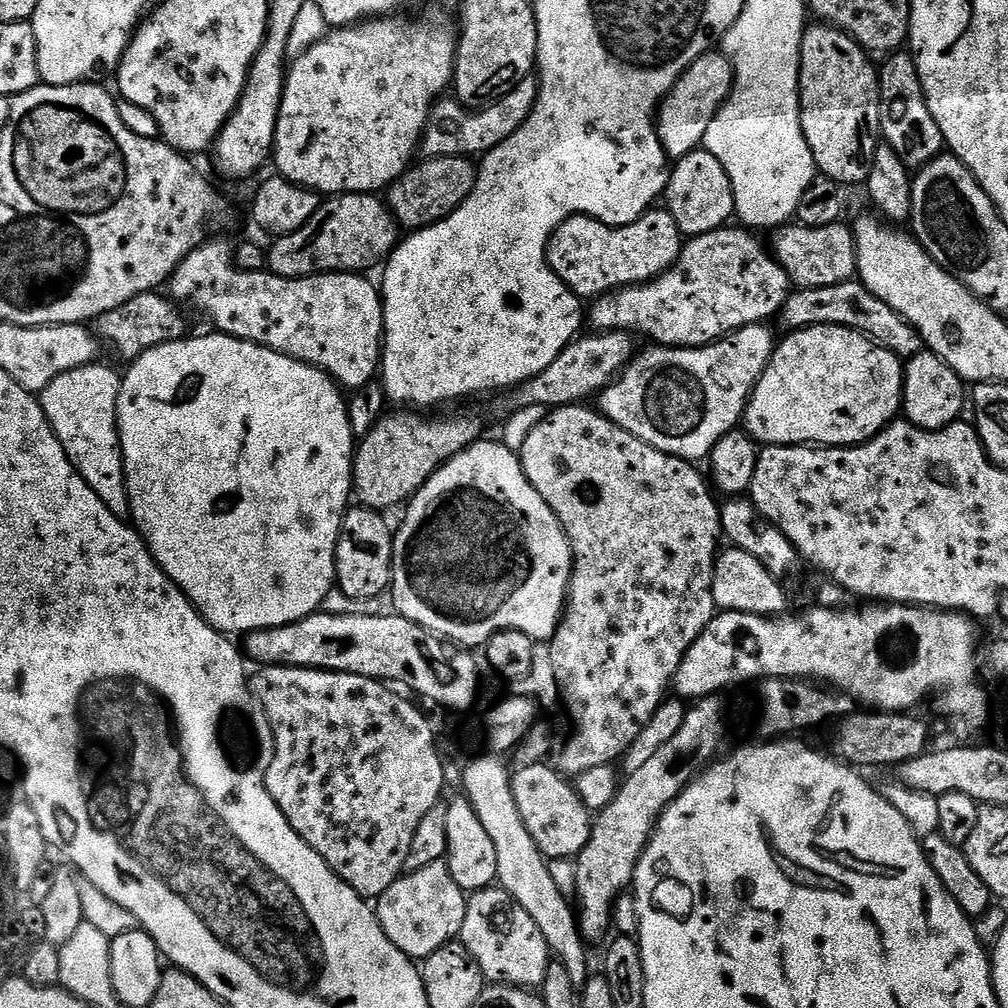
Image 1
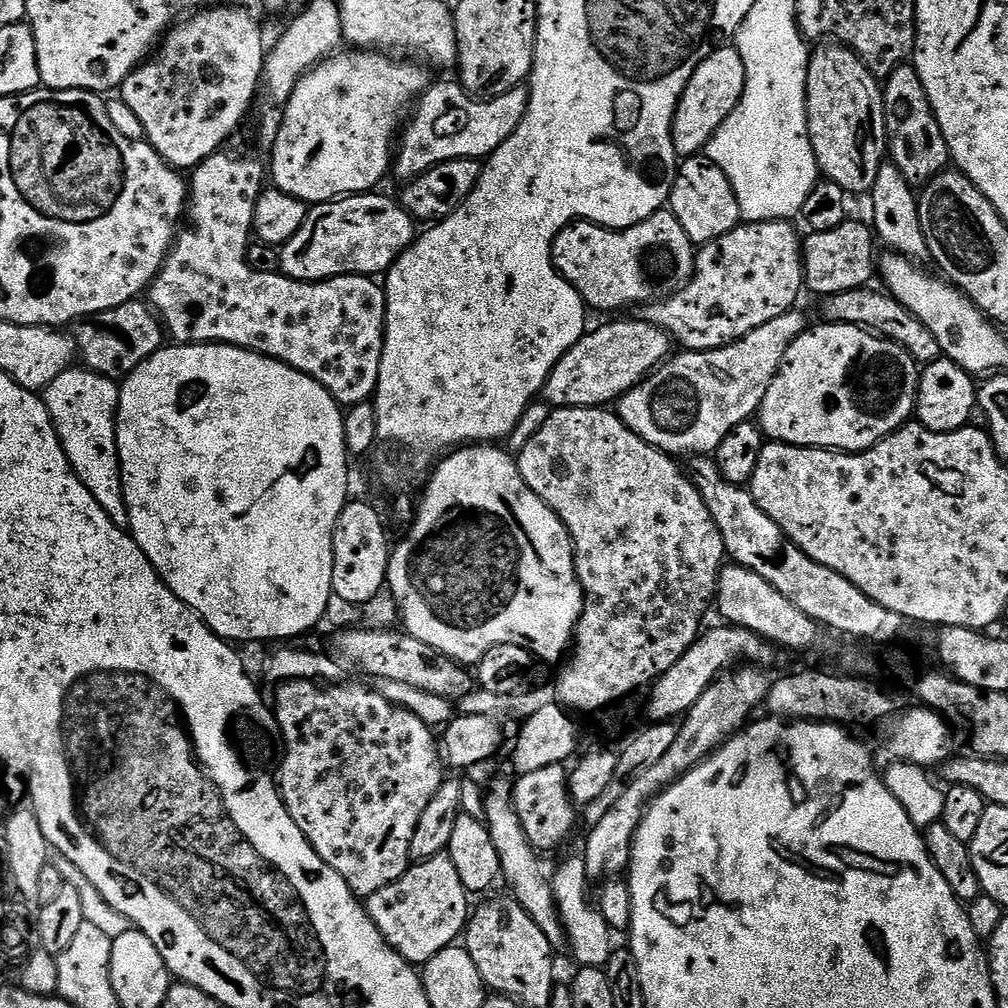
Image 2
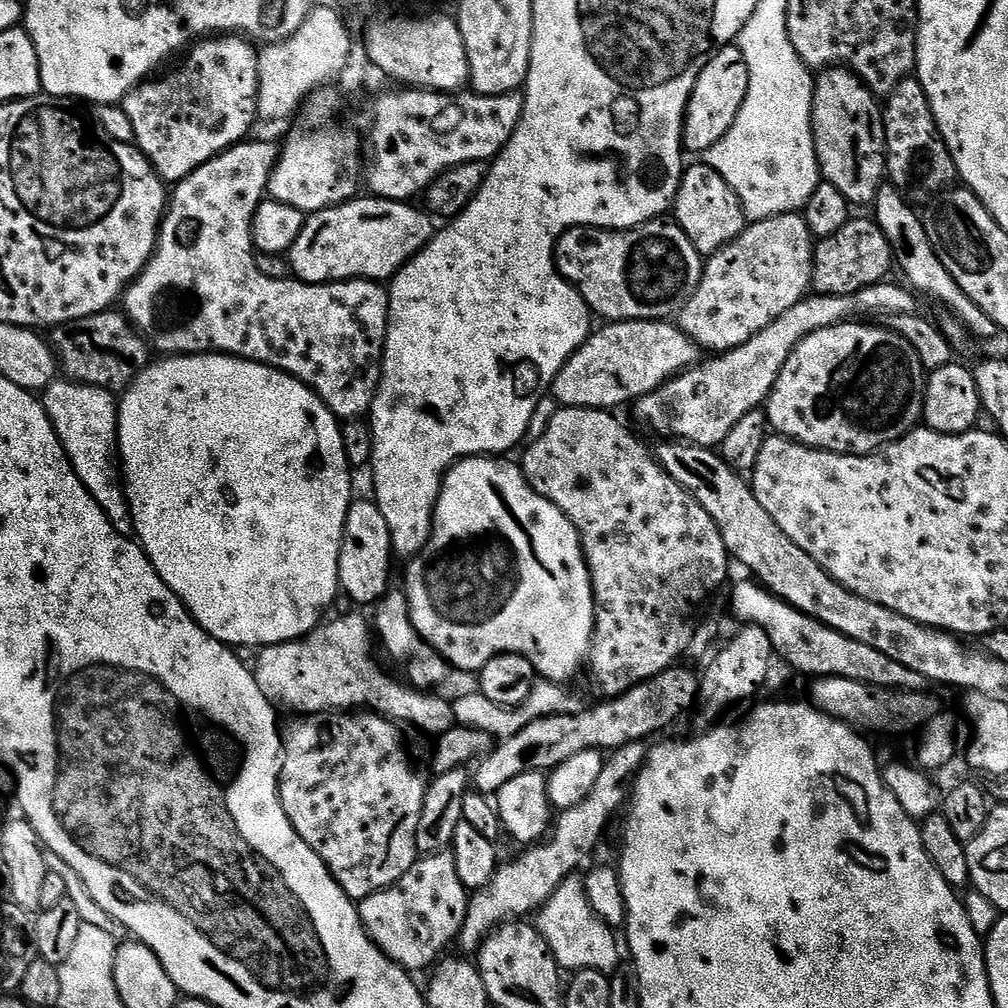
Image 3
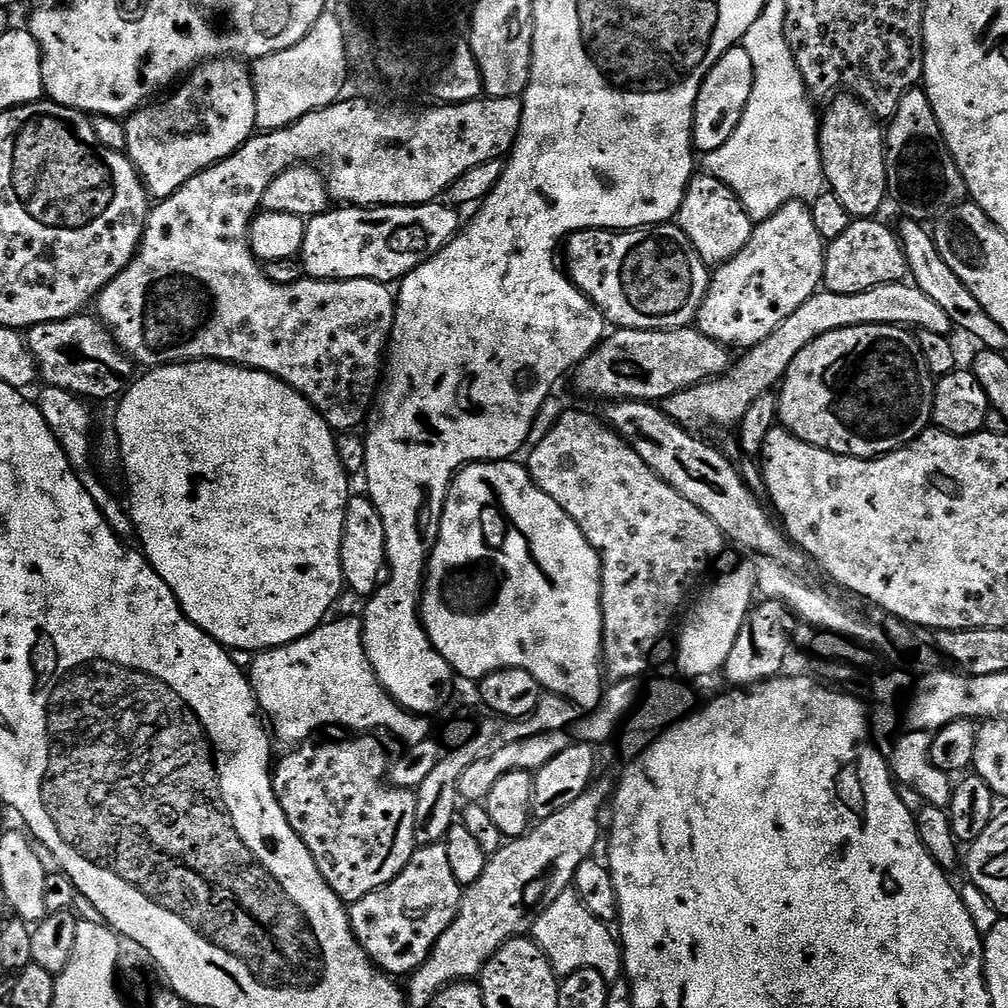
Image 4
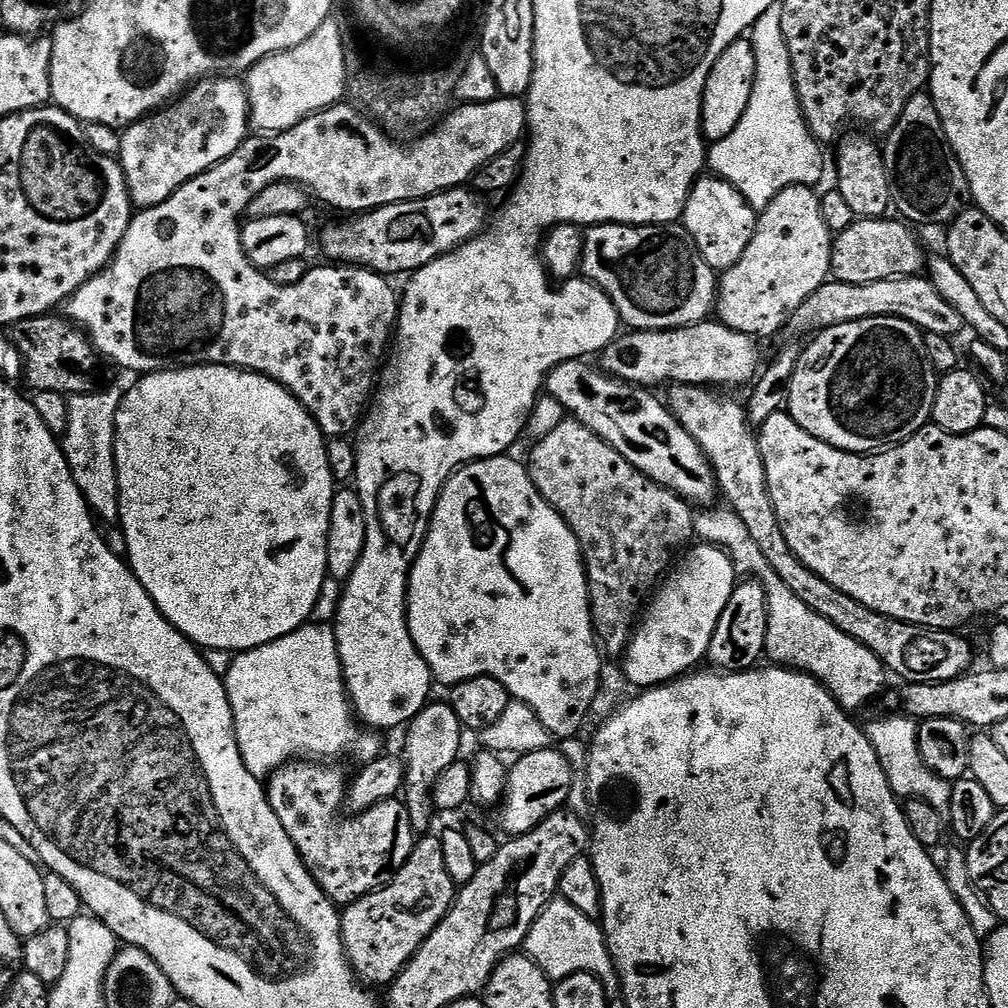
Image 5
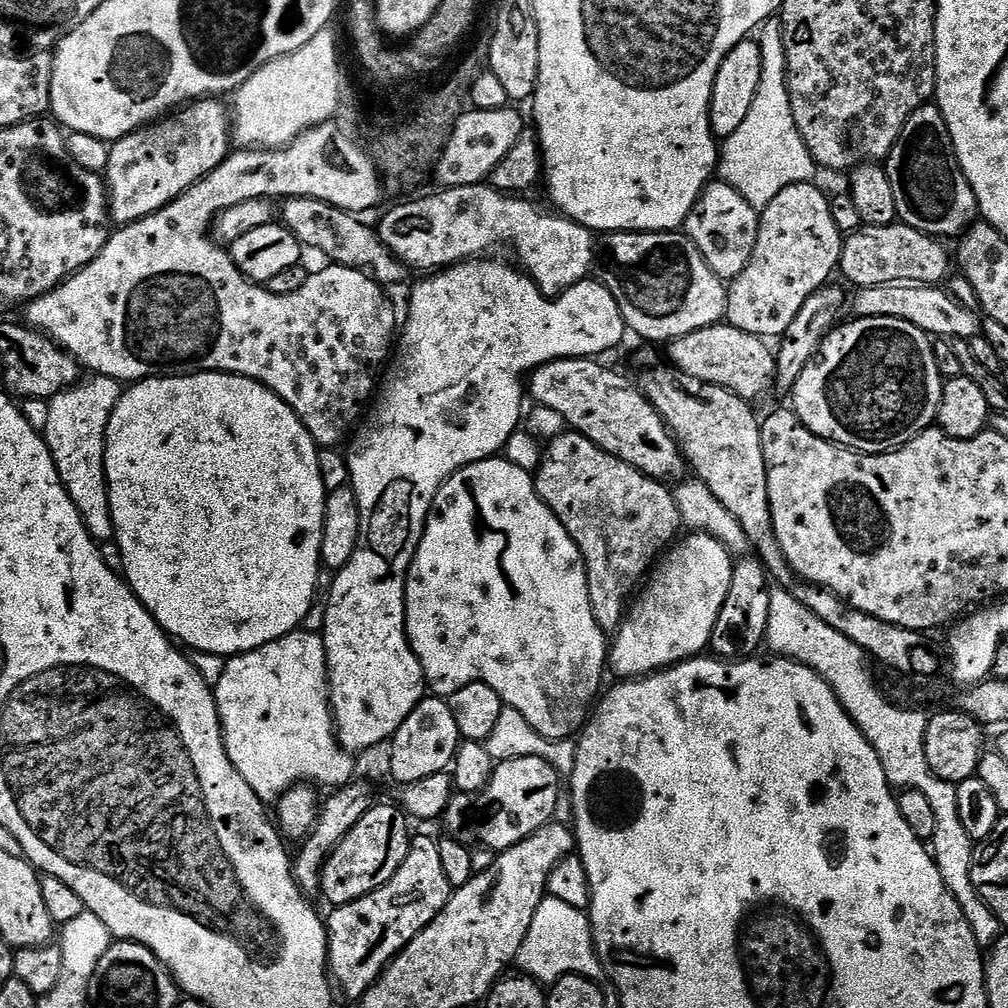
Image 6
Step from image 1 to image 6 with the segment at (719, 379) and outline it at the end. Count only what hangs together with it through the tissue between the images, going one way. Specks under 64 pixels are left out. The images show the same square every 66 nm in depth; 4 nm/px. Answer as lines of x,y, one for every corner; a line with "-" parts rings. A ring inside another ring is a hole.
901,282
899,284
883,284
882,286
870,286
869,288
859,289
855,293
856,297
851,297
850,308
852,308
857,317
865,316
866,318
902,318
918,330
928,333
932,338
943,338
946,341
953,340
973,340
976,336
981,335
982,320
973,309
962,306
952,297
951,291
945,290
940,286
931,284
914,284
911,282

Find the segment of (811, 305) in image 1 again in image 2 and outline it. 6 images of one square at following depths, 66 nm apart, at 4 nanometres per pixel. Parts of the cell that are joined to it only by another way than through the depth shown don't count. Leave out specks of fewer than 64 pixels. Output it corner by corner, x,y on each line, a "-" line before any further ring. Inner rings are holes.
865,286
858,290
846,290
842,294
823,297
820,312
825,321
829,324
849,324
866,328
869,332
875,332
878,336
883,336
886,340
893,340
898,346
902,346
912,357
915,358
917,365
923,366
932,364
935,360
941,359
942,353
938,346
938,338
906,310
895,298
889,296
887,291
871,292
871,287

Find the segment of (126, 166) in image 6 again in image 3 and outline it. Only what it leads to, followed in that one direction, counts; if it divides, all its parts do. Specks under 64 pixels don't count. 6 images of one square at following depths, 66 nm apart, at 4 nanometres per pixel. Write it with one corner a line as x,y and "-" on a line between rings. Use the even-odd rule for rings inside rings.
220,34
215,38
201,39
187,49
184,58
173,72
149,78
137,88
131,88
122,101
126,118
130,118
130,123
134,126
135,147
140,149
152,164
152,169
165,182
186,179
194,170
198,170
221,152
241,143
251,133
248,131
251,130
252,123
257,123
258,120
256,95
260,57
257,49
245,37
239,34

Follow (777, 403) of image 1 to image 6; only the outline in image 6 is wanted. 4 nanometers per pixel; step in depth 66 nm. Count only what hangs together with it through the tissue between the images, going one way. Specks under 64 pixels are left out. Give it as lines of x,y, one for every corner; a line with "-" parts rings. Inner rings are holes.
852,318
849,324
845,322
837,323
836,327
828,333
828,337
820,343
819,350
814,354
812,361
798,374
798,382
793,386
790,393
790,407
795,412
796,417
806,425
807,428
815,434
821,436
824,440
831,440
834,444
840,444
843,448
850,448
854,452
863,452
865,454
879,454
881,452
890,452
898,450
904,444
908,444
915,436
922,434
927,428
936,424
936,415
940,409
940,399
944,389
944,377
940,376
938,362
936,361
936,350
933,341
928,333
918,330
910,322
902,318

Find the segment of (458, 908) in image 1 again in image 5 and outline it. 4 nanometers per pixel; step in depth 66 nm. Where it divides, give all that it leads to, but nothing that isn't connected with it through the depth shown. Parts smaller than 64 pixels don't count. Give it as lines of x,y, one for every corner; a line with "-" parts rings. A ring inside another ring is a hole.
421,835
413,843
410,858
396,871
396,877
390,883
343,909
340,933
344,953
356,971
357,980
369,985
391,985
410,958
414,958
422,942
426,942
429,934
452,909
458,888
446,870
440,836
432,835

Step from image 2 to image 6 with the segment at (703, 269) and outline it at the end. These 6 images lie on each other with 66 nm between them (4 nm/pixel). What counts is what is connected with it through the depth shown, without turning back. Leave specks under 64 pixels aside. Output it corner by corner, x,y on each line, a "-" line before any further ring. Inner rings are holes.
812,182
786,186
760,212
754,254
746,270
727,285
726,320
738,330
761,338
783,336
790,322
798,318
798,310
839,269
845,237
834,224
829,197
824,197
823,190
816,186

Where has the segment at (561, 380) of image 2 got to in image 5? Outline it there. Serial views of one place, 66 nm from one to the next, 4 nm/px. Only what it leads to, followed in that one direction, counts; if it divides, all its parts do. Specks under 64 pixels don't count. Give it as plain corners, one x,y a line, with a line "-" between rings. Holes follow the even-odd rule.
712,318
703,320
701,324
671,328
665,332
632,330
627,334
617,336
611,346
604,349
599,357
599,367
617,380
639,384
641,388
649,390
655,389
655,384
751,385
757,379
761,367
757,341
746,334
730,330

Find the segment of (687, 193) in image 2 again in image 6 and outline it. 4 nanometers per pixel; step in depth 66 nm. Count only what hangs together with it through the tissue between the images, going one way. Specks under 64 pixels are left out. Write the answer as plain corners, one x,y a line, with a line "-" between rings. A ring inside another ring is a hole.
713,182
704,187
704,193
690,210
684,222
683,231
698,246
702,258
714,270
719,280
731,282
746,270
750,258
754,254
754,246
758,242
760,229
760,212
734,186
723,182

